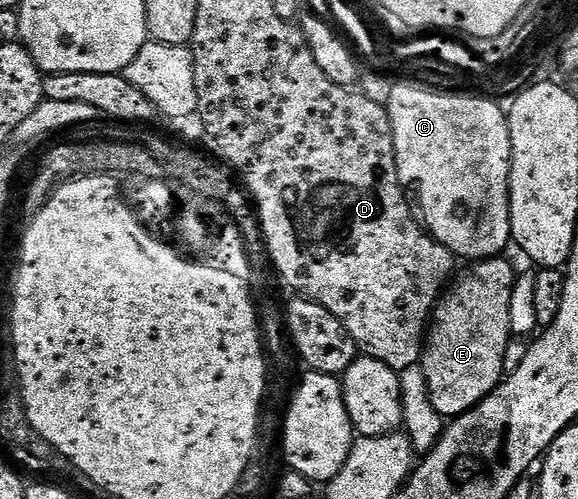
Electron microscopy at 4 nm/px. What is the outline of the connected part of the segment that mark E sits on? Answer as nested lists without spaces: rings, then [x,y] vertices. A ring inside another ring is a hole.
[[[489,258],[473,263],[472,269],[447,289],[446,295],[434,309],[430,331],[422,349],[422,365],[426,382],[429,384],[430,402],[443,418],[455,418],[464,412],[472,411],[480,401],[485,400],[494,391],[505,375],[504,355],[511,333],[510,298],[518,272],[517,269],[512,269],[510,261],[504,259]]]

